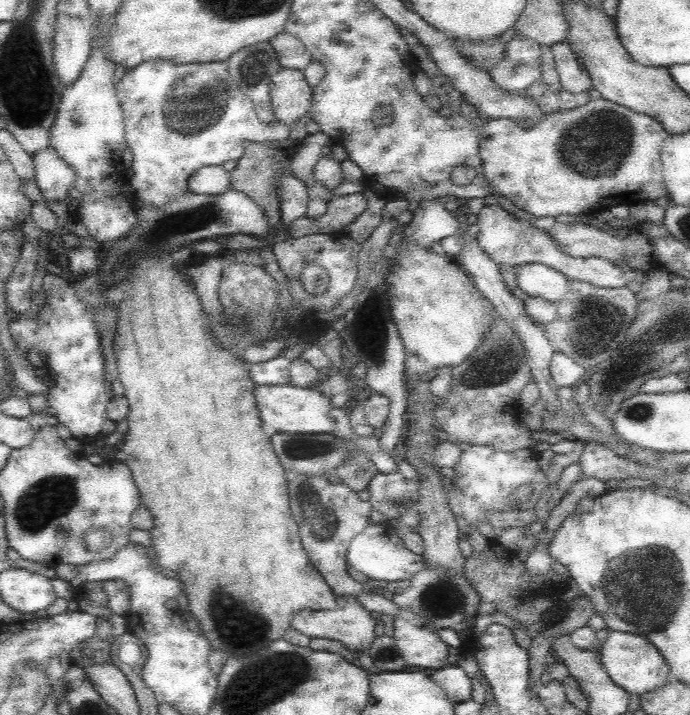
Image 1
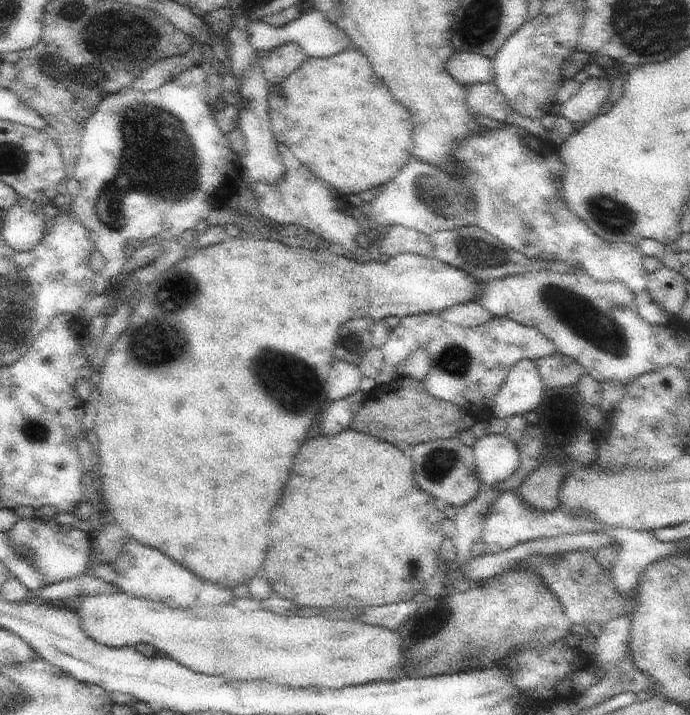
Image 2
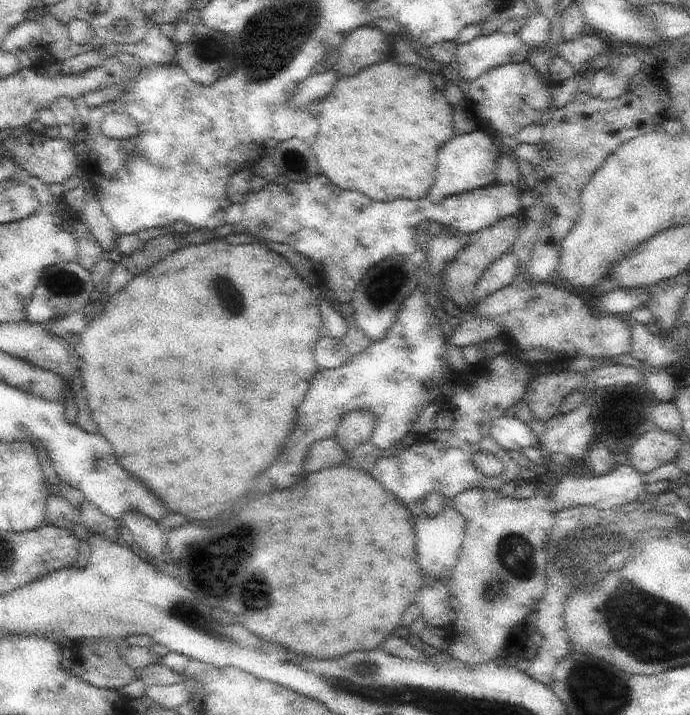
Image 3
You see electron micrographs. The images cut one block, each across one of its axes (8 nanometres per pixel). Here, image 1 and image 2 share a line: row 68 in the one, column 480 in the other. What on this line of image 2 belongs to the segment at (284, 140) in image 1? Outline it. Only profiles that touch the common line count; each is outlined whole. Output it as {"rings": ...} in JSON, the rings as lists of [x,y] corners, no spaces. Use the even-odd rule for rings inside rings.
{"rings":[[[502,123],[499,129],[484,129],[467,136],[464,140],[456,141],[453,164],[459,167],[461,172],[449,173],[416,155],[410,157],[398,176],[376,190],[377,196],[371,203],[370,218],[376,228],[383,232],[392,225],[404,225],[431,235],[436,231],[454,230],[470,224],[480,226],[528,258],[571,261],[598,282],[625,282],[634,291],[640,316],[650,324],[666,325],[674,320],[671,312],[663,309],[649,293],[647,287],[649,274],[644,268],[644,255],[639,245],[622,241],[609,243],[594,234],[568,206],[563,187],[565,164],[558,145],[548,139],[544,141],[539,139],[521,126]]]}

